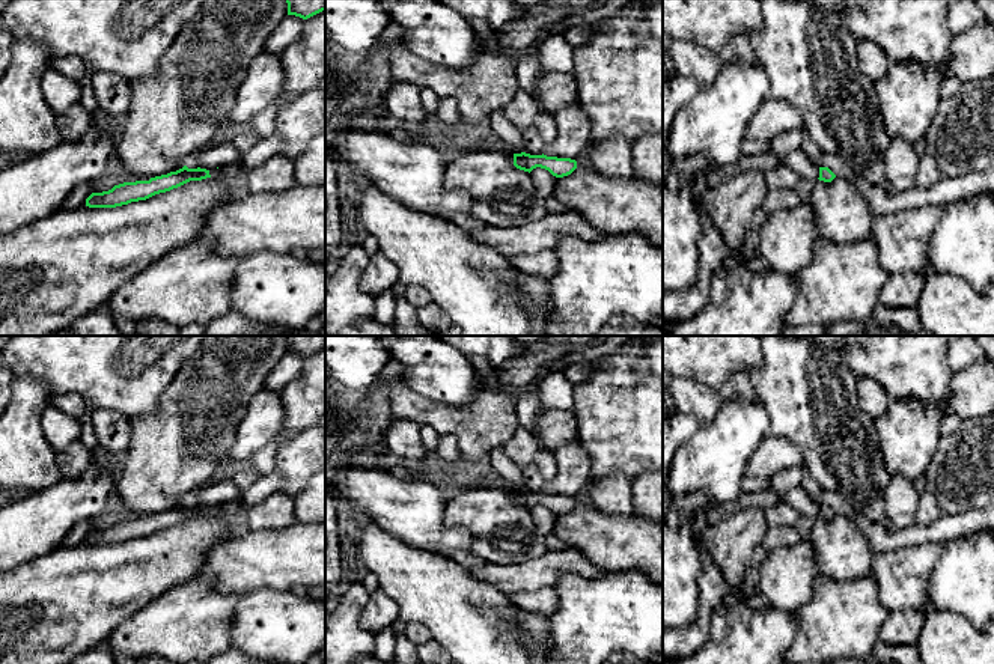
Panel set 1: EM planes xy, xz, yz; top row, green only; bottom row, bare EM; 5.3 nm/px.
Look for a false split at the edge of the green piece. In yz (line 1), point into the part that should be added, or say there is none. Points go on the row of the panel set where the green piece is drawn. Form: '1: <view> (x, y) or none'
1: none

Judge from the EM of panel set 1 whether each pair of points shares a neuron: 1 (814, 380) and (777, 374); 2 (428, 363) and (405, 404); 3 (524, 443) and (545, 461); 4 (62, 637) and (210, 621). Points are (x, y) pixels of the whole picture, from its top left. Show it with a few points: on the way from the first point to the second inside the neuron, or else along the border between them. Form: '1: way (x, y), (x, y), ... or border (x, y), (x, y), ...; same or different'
1: way (804, 380), (786, 380); same
2: border (404, 383), (428, 399), (445, 404); different
3: way (529, 447), (541, 456); same
4: border (140, 609), (127, 616), (104, 642); different

